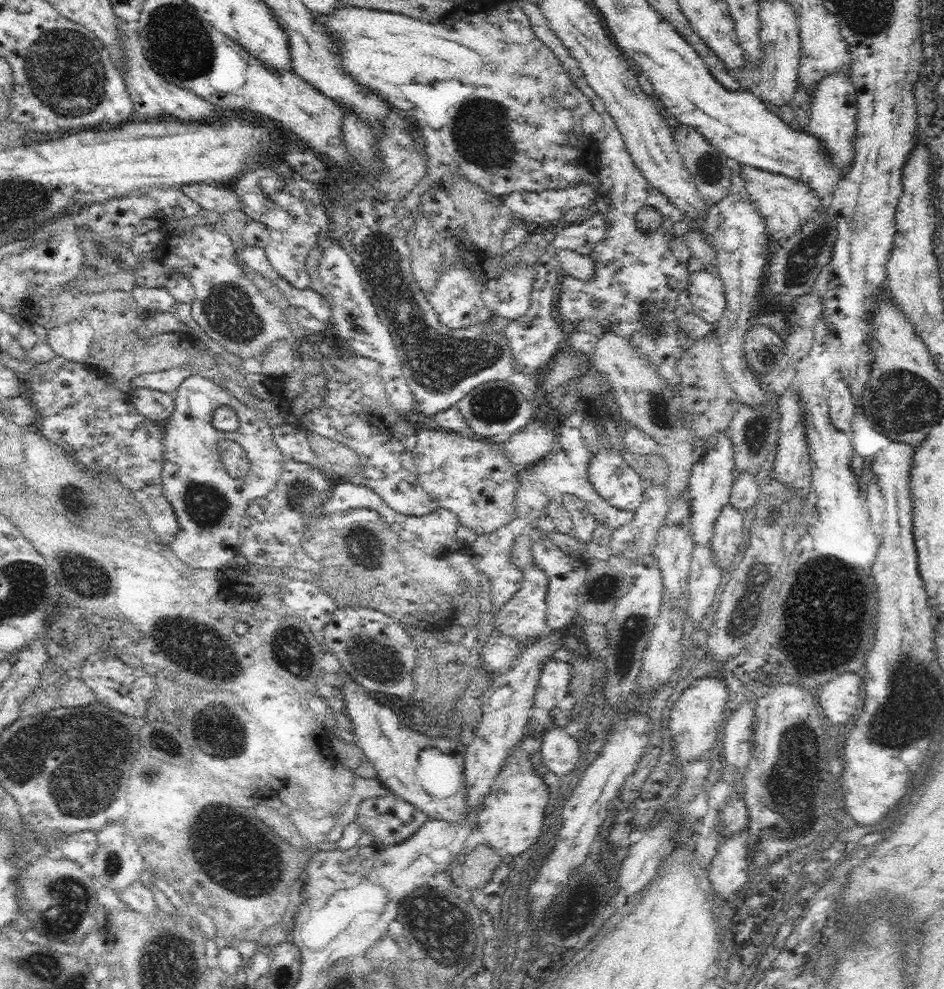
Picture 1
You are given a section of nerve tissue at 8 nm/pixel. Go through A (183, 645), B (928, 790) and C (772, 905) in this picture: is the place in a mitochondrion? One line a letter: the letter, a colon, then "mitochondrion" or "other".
A: mitochondrion
B: other
C: mitochondrion

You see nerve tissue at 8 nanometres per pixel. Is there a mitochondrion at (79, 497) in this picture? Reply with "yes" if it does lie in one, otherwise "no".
yes

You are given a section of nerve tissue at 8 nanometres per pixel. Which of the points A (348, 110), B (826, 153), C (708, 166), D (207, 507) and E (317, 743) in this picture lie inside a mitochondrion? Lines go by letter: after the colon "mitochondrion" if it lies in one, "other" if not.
A: other
B: other
C: mitochondrion
D: mitochondrion
E: other

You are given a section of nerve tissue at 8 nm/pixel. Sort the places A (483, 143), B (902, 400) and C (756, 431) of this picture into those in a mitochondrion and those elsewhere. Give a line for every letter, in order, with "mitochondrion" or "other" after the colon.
A: mitochondrion
B: mitochondrion
C: mitochondrion

